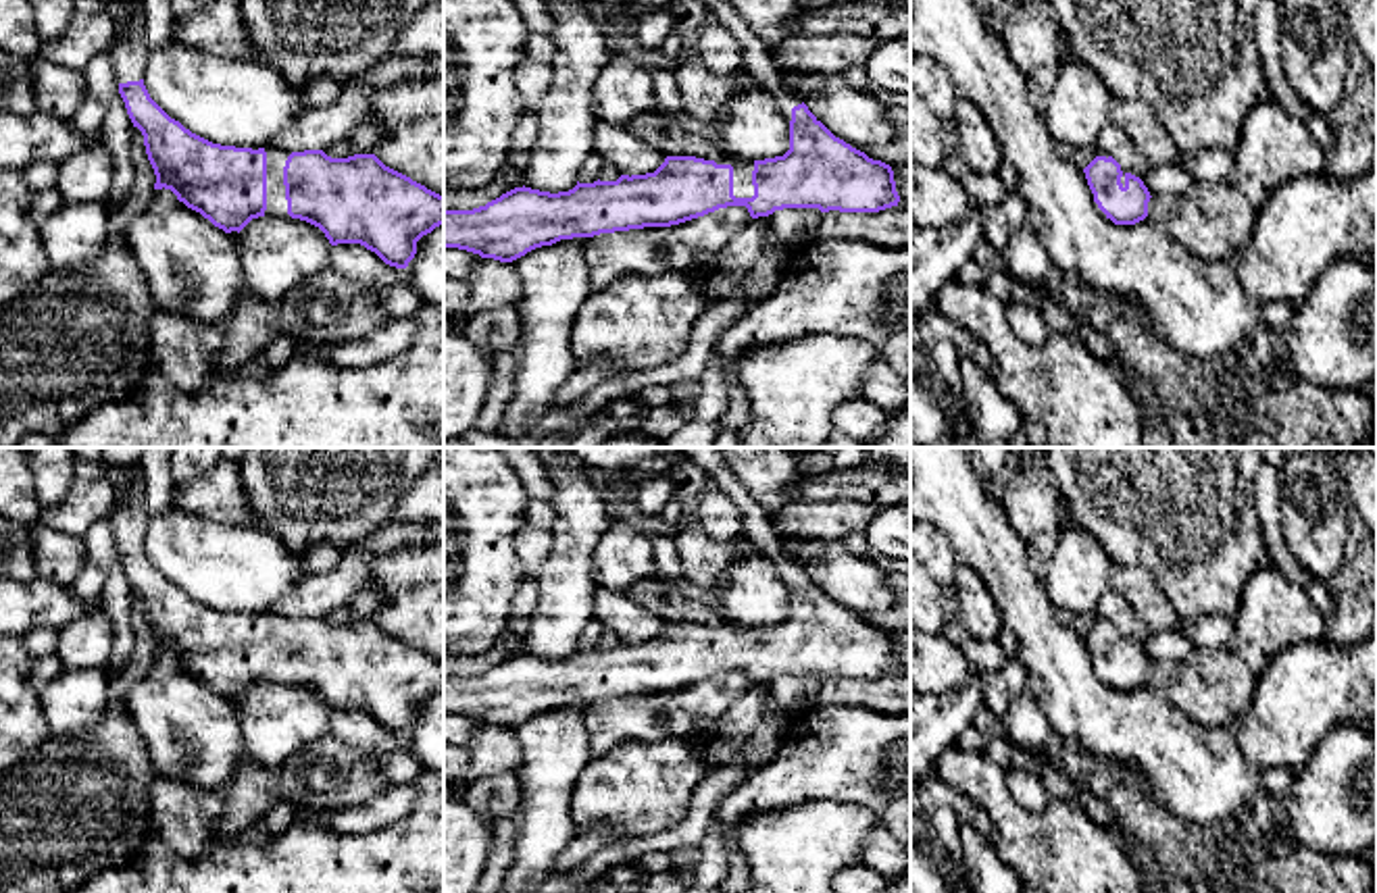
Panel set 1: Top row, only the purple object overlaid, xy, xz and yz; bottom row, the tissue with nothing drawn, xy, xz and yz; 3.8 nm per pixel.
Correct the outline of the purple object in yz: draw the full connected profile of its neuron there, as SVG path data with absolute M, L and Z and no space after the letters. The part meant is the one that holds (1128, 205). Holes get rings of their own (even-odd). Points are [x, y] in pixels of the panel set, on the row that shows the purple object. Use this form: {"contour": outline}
{"contour": "M1098 150L1083 169L1096 208L1115 225L1135 225L1148 216L1150 192L1144 181L1127 173L1108 152Z"}

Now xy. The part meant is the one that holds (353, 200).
{"contour": "M131 0L129 33L112 44L112 65L127 114L144 135L154 169L154 189L171 189L179 202L200 212L225 233L242 231L258 216L292 216L319 227L331 246L360 244L385 264L406 269L417 241L444 225L444 196L385 167L375 154L331 158L323 150L285 152L212 144L171 119L148 94L144 69L150 48L144 35L144 6Z"}

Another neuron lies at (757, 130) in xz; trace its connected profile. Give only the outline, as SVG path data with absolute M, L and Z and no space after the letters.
M744 90L729 100L719 144L723 154L735 160L783 156L790 150L790 123L769 92Z

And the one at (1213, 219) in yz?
M1196 183L1179 198L1150 198L1148 219L1192 254L1219 260L1250 237L1256 210L1229 183Z

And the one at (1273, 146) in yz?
M1262 98L1246 114L1233 154L1235 187L1254 210L1298 175L1335 177L1321 144L1304 121L1290 117L1277 102Z

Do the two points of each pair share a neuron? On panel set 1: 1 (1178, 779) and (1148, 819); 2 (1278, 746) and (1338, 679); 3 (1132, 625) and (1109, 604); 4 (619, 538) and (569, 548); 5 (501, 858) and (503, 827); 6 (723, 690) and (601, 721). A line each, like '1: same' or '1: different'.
1: different
2: same
3: same
4: different
5: same
6: same

